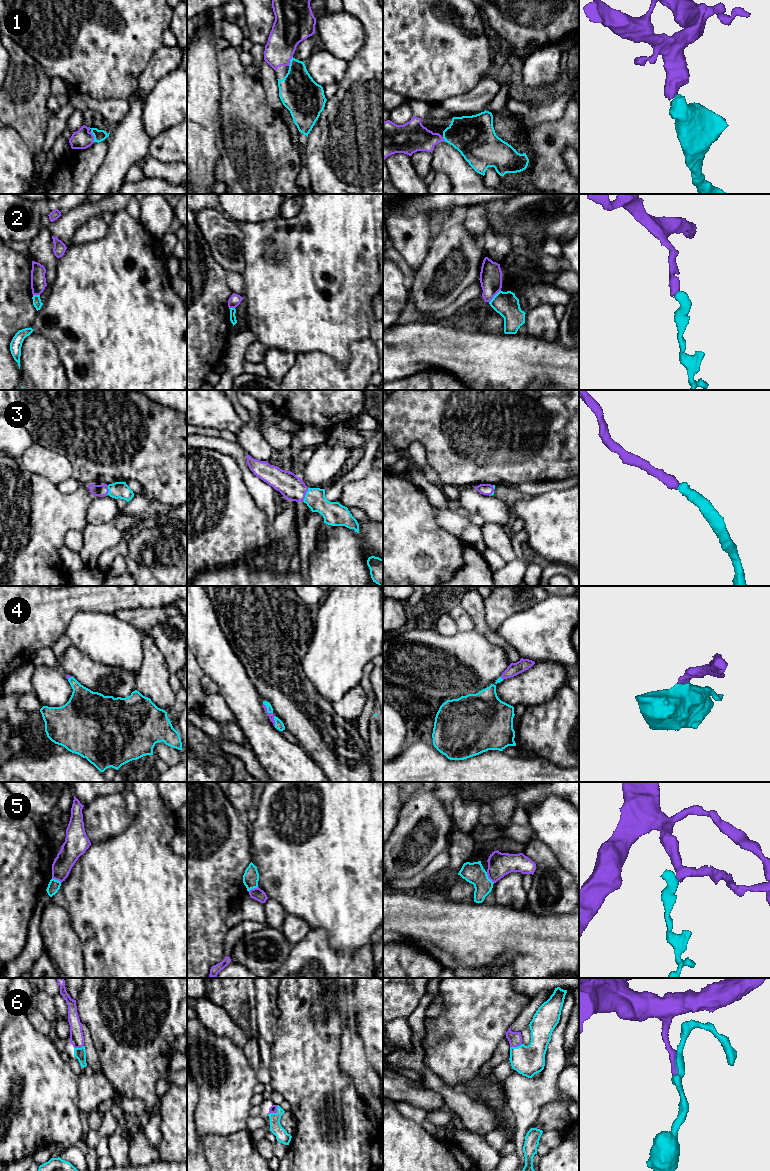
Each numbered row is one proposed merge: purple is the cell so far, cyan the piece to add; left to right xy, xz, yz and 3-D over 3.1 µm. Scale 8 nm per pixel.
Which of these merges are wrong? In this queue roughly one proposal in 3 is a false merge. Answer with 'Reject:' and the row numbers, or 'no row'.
Reject: 2, 5

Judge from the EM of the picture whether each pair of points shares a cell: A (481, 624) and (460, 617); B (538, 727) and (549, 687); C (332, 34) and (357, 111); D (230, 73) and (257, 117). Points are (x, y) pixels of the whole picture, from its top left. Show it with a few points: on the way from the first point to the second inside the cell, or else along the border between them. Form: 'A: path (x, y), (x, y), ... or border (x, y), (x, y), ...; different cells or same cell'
A: border (460, 603), (471, 619), (473, 629); different cells
B: border (563, 687), (550, 699), (540, 704), (526, 707); different cells
C: border (363, 45), (357, 54), (347, 62); different cells
D: path (235, 84), (246, 106); same cell

